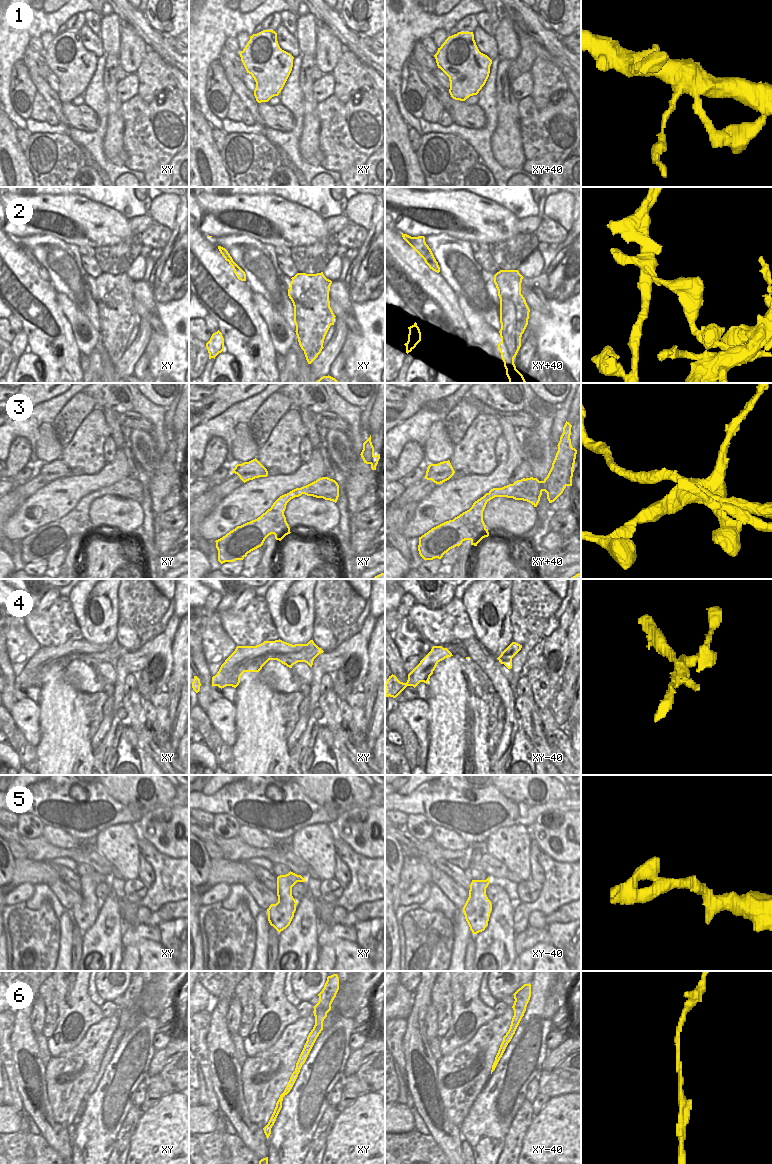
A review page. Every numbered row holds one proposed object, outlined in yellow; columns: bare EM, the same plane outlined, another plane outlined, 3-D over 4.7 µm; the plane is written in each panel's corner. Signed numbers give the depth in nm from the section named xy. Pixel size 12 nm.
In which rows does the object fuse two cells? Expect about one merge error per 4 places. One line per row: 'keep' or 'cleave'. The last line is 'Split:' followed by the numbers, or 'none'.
1: keep
2: cleave
3: cleave
4: cleave
5: keep
6: keep
Split: 2, 3, 4

